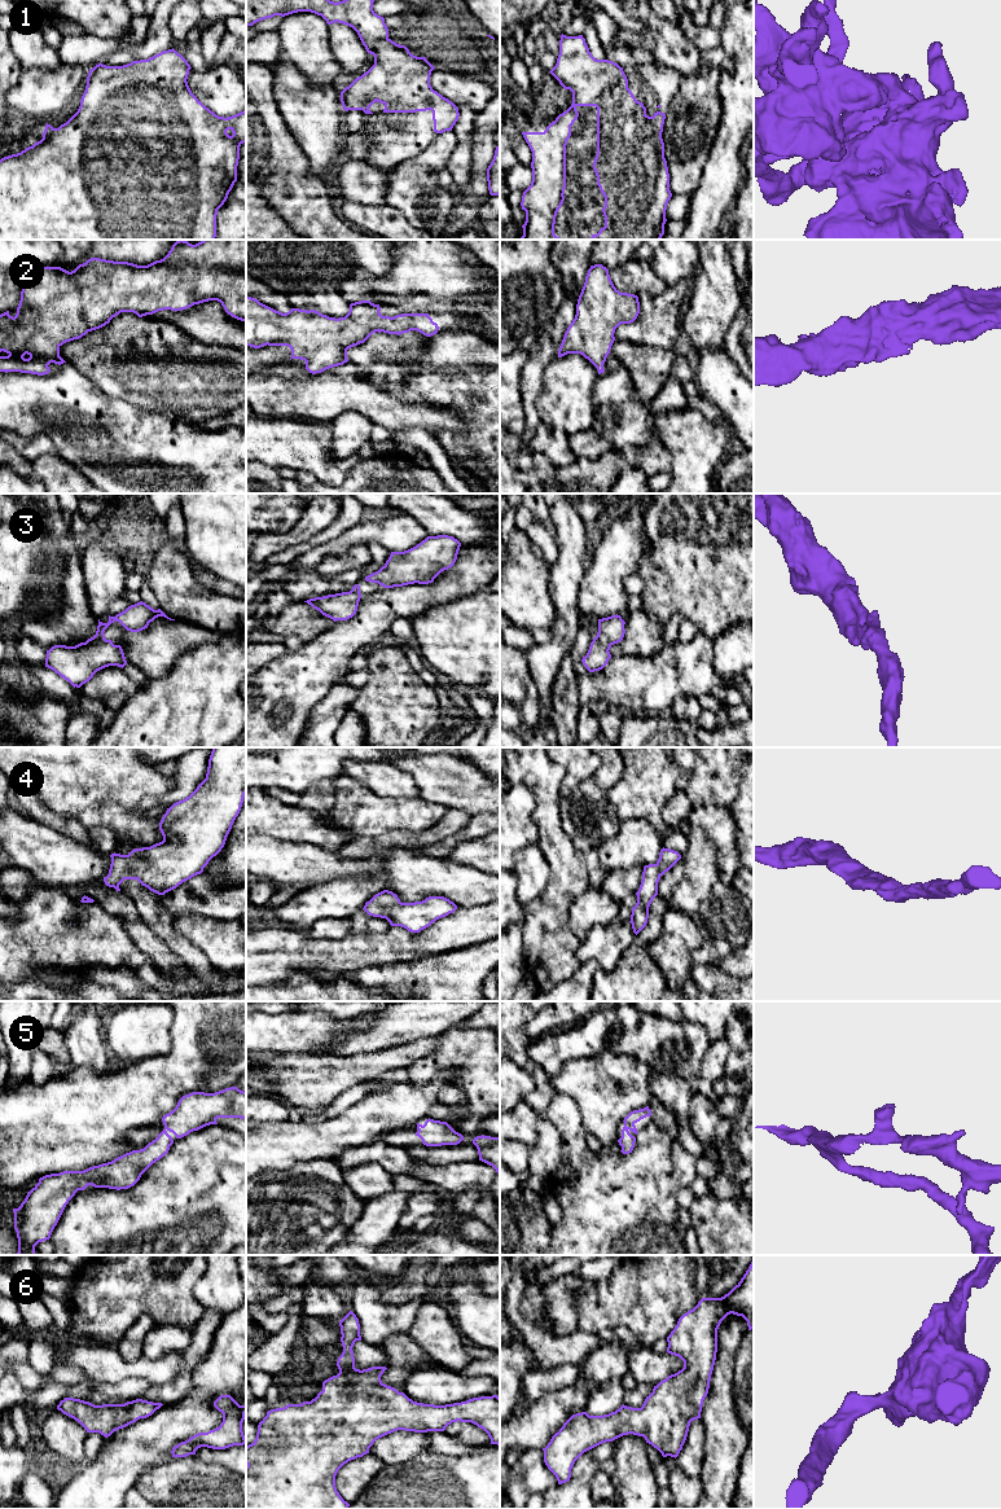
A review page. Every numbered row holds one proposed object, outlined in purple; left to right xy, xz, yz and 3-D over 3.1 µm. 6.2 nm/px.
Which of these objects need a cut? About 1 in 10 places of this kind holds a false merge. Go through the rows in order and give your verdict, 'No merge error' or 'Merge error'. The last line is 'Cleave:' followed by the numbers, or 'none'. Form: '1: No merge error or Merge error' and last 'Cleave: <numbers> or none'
1: No merge error
2: No merge error
3: No merge error
4: No merge error
5: No merge error
6: No merge error
Cleave: none

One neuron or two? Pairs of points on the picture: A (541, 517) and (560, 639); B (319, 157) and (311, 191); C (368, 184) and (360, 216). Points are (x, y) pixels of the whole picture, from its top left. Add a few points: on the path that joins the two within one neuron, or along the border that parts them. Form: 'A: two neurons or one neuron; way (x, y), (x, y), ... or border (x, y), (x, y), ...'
A: two neurons; border (547, 507), (551, 518)
B: two neurons; border (301, 149), (307, 161), (307, 171), (326, 183)
C: two neurons; border (347, 200), (383, 204)

